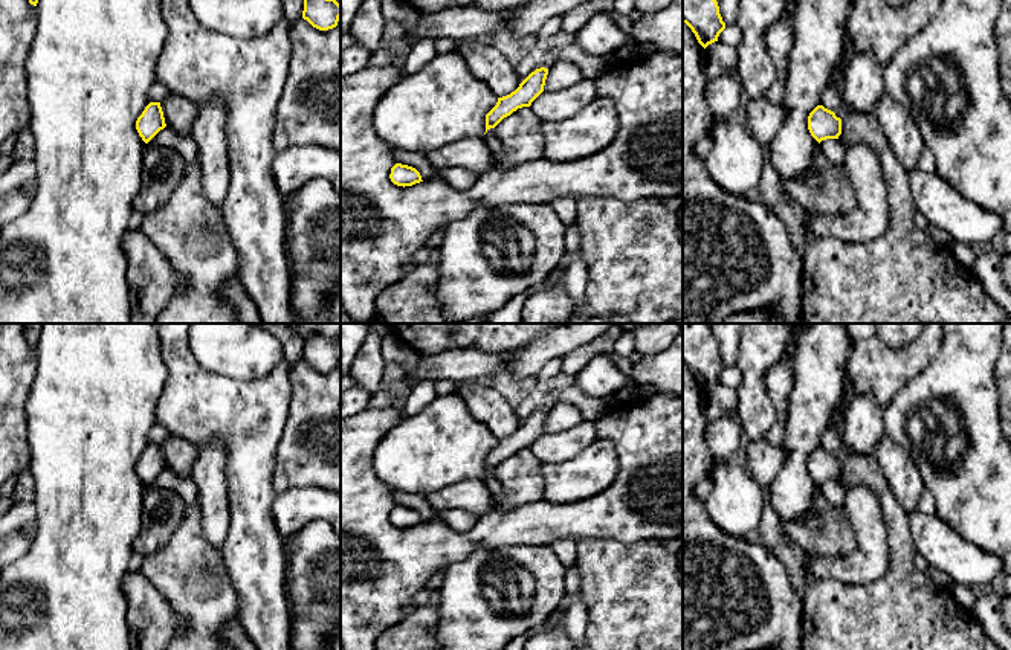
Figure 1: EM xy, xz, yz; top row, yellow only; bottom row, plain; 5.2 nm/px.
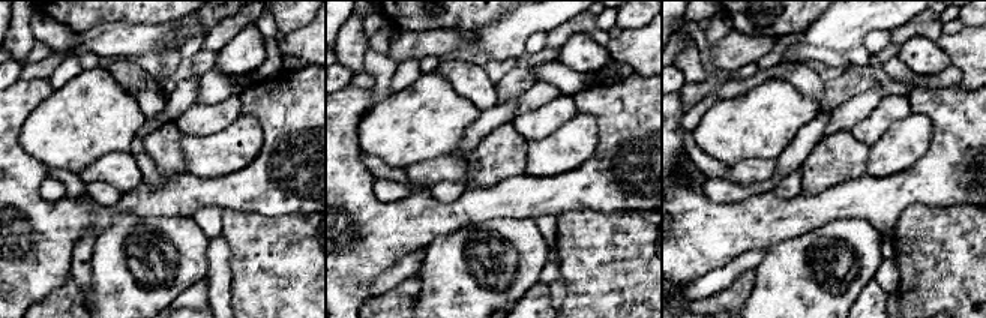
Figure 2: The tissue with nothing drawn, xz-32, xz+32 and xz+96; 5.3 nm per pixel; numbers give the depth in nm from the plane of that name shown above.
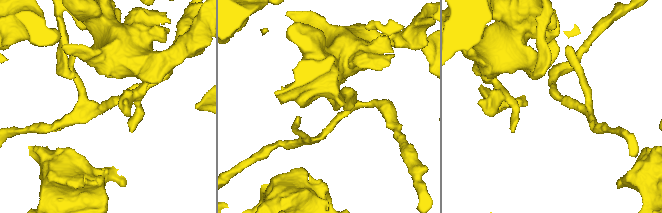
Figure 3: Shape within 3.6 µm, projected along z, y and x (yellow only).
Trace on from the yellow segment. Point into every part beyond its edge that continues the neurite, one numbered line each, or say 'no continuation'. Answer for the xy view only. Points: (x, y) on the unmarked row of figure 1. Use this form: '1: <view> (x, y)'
no continuation

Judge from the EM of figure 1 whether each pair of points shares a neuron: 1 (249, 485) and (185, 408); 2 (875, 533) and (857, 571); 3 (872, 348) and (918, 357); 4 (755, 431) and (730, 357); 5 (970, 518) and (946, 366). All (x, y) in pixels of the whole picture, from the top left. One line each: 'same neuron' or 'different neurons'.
1: same neuron
2: same neuron
3: same neuron
4: different neurons
5: same neuron

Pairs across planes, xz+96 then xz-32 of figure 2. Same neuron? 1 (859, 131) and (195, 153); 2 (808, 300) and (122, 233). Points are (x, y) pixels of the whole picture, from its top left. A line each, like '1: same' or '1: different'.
1: different
2: same

